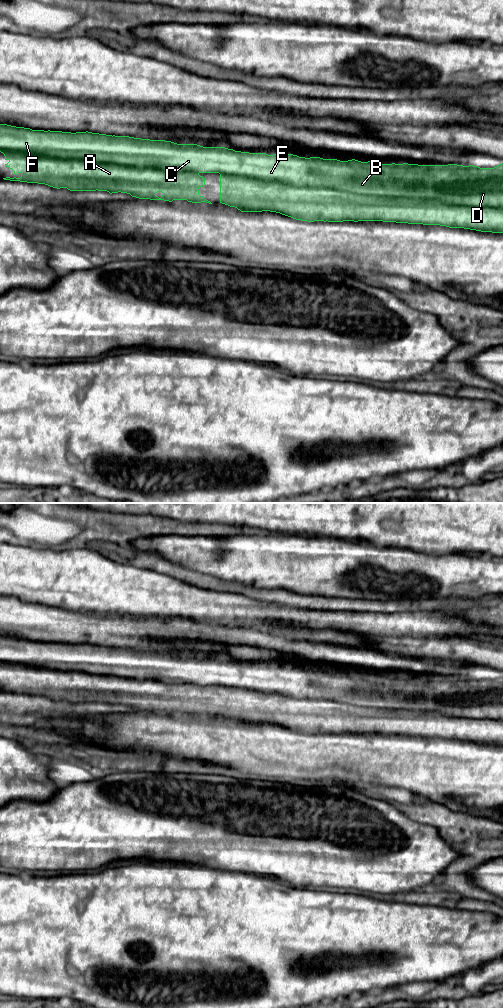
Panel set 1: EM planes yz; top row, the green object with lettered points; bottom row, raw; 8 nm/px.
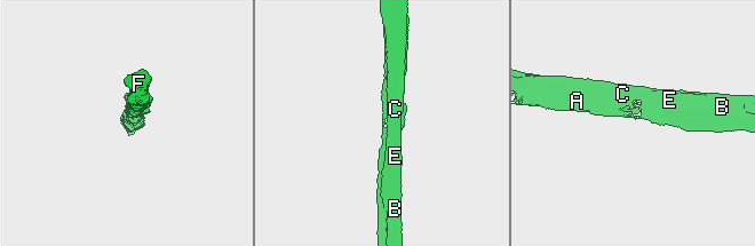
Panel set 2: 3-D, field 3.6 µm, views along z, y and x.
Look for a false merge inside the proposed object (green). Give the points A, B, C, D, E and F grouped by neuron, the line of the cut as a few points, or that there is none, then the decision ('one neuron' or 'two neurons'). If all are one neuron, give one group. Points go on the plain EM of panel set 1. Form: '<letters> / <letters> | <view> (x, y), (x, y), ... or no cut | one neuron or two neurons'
A / B C D E F | yz (220, 685), (295, 698), (503, 720) | two neurons

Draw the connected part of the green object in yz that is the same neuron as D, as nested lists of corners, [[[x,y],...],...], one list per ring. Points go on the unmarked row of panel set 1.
[[[0,636],[0,662],[61,672],[83,672],[93,676],[240,687],[263,693],[278,693],[295,699],[327,700],[360,707],[410,709],[456,718],[504,720],[504,675],[494,680],[480,680],[457,676],[380,676],[355,671],[340,673],[320,669],[305,670],[293,666],[249,665],[225,659],[177,656],[165,652],[112,648],[88,643],[71,645],[32,642],[7,636]]]

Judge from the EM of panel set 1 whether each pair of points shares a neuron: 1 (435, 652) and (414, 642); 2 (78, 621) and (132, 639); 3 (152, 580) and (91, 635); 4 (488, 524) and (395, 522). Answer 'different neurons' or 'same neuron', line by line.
1: same neuron
2: same neuron
3: different neurons
4: same neuron

